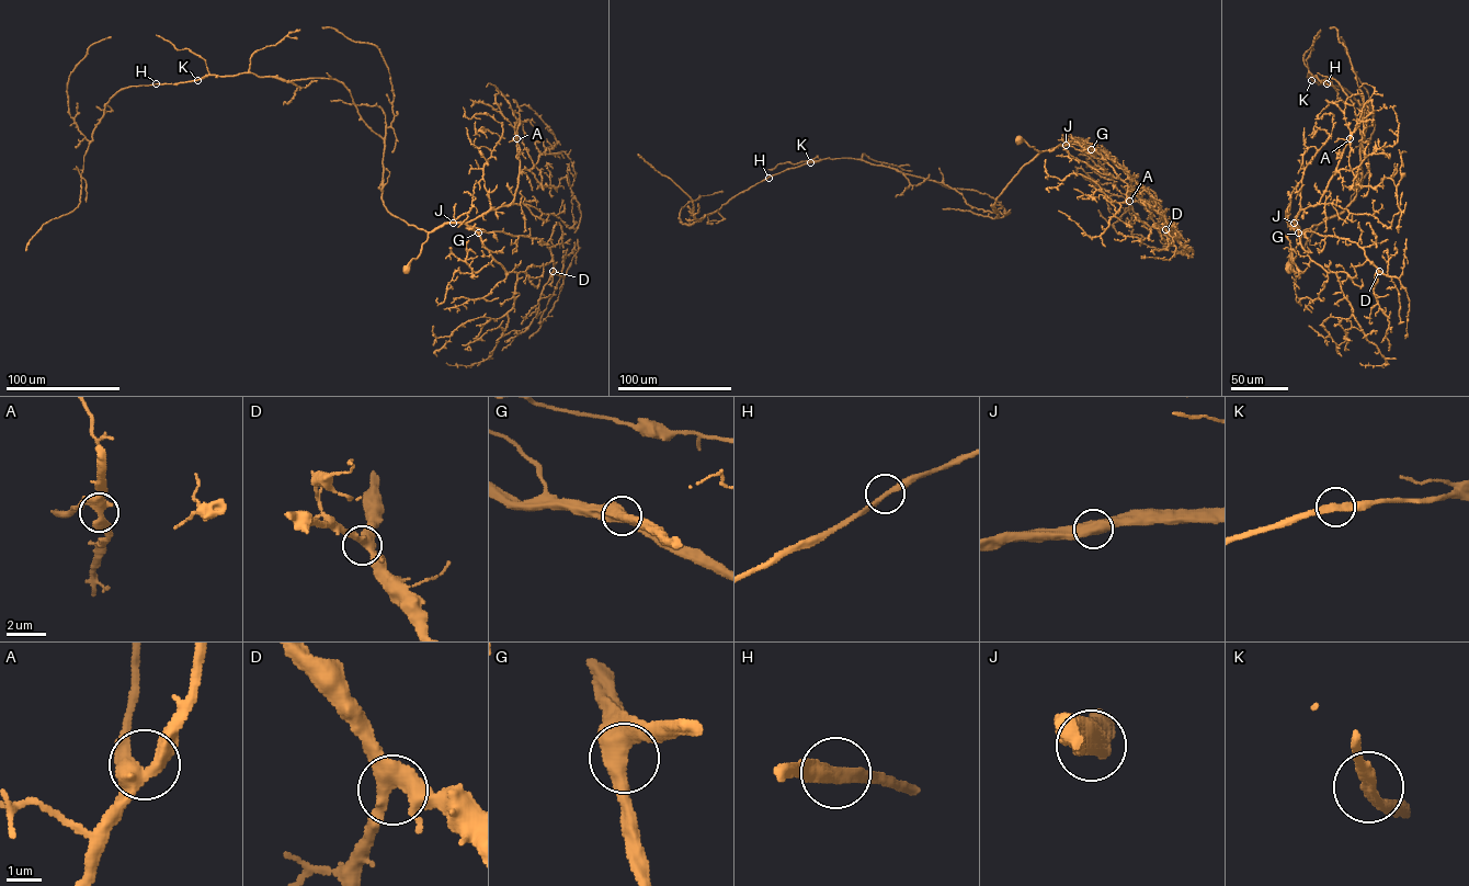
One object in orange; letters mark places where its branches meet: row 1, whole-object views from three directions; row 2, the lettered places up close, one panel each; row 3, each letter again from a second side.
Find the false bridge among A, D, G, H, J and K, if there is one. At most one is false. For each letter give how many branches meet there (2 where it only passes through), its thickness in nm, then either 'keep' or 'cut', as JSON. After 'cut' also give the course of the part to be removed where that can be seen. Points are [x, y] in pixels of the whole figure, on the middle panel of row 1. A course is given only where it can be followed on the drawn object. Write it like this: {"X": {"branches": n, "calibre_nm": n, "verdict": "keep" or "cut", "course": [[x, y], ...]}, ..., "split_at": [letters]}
{"A": {"branches": 3, "calibre_nm": 440, "verdict": "keep"}, "D": {"branches": 3, "calibre_nm": 400, "verdict": "keep"}, "G": {"branches": 3, "calibre_nm": 500, "verdict": "keep"}, "H": {"branches": 2, "calibre_nm": 320, "verdict": "keep"}, "J": {"branches": 2, "calibre_nm": 700, "verdict": "keep"}, "K": {"branches": 2, "calibre_nm": 320, "verdict": "keep"}, "split_at": []}

